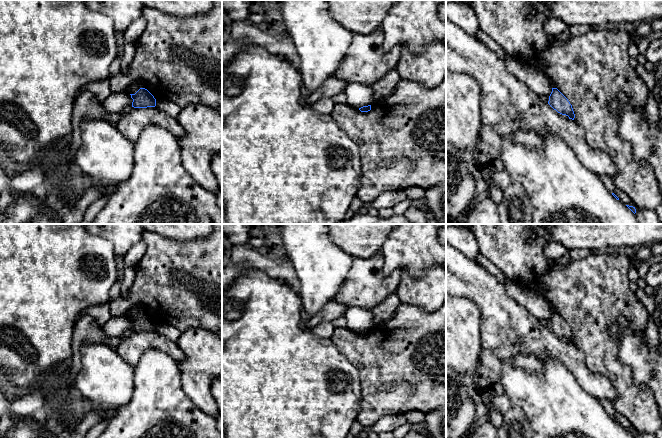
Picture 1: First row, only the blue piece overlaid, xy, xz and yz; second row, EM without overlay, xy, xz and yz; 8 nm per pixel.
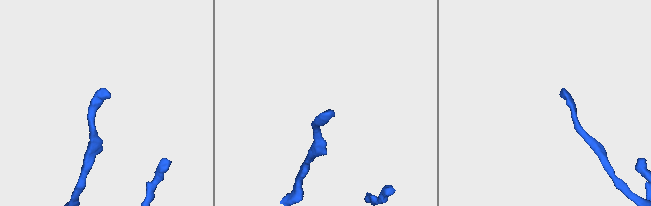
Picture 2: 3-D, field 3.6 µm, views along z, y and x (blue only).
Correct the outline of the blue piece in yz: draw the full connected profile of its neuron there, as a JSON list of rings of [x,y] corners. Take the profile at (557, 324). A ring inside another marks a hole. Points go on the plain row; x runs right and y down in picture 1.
[[[552,312],[548,328],[558,337],[566,339],[569,343],[574,344],[575,338],[572,329],[557,312]]]

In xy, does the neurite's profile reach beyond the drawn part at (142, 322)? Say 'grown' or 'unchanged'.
unchanged

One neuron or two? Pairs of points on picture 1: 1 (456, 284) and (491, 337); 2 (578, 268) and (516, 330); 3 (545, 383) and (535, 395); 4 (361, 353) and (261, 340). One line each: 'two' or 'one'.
1: one
2: two
3: one
4: two

